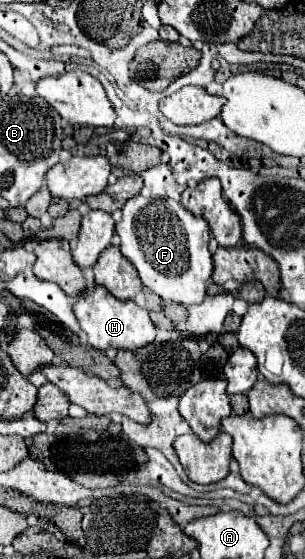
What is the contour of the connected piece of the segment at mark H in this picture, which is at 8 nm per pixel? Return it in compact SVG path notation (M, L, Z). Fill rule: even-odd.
M92 286L90 290L86 290L74 304L74 314L80 322L80 328L88 334L88 344L96 350L138 350L152 344L156 336L156 328L144 308L136 306L132 300L116 300L102 286Z

